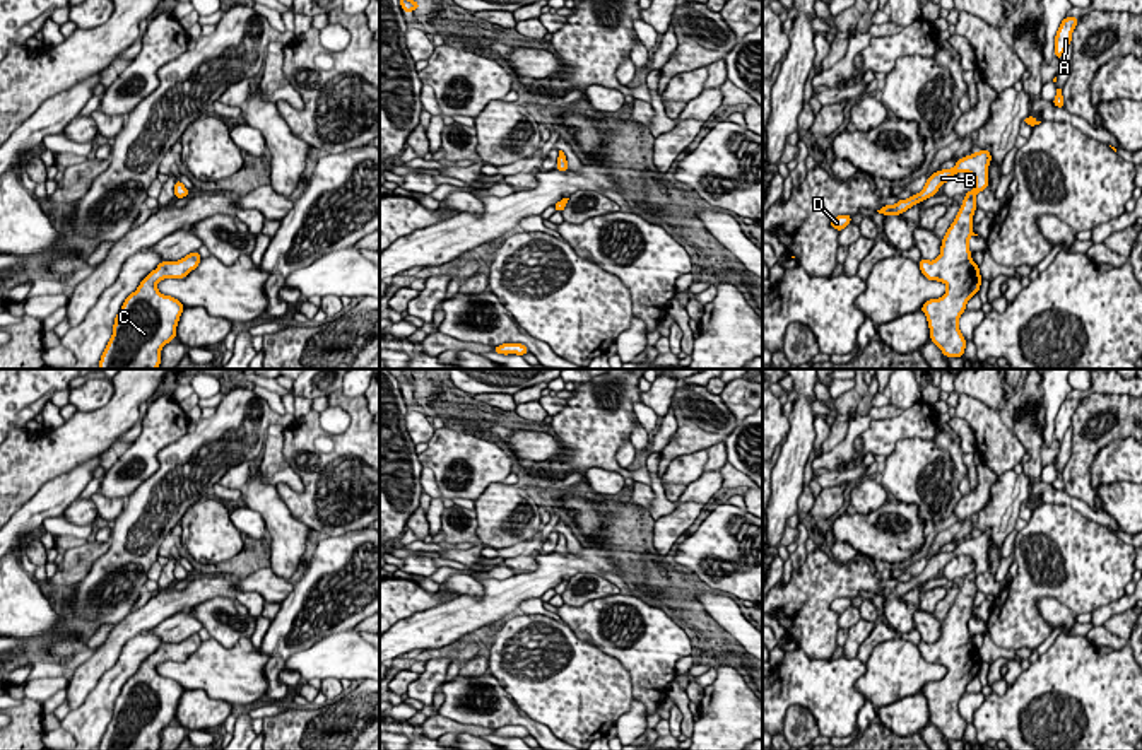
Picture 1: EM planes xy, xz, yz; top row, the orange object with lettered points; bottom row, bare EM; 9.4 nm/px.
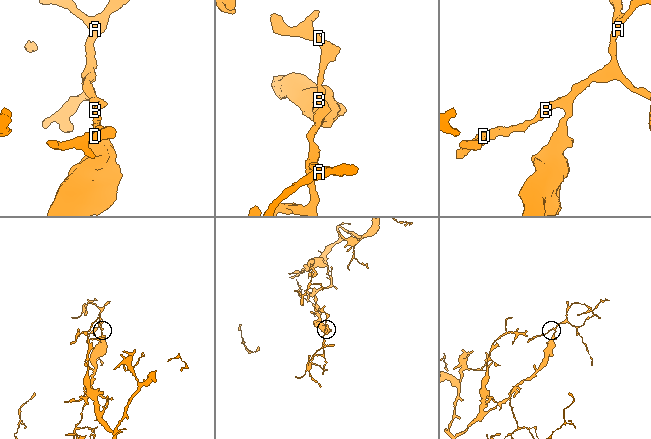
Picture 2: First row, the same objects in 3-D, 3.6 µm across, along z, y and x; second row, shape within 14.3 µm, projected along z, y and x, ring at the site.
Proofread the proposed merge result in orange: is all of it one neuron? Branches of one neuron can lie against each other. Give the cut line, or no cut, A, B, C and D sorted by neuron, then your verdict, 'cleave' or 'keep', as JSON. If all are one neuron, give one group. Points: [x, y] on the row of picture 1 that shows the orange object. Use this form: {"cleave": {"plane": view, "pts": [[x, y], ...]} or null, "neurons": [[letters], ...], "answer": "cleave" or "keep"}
{"cleave": null, "neurons": [["A", "B", "C", "D"]], "answer": "keep"}

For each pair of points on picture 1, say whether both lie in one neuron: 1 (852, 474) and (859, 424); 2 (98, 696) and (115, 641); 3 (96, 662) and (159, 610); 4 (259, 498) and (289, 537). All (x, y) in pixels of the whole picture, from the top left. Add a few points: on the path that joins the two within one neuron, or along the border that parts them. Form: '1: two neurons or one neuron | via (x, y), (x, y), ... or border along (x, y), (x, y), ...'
1: two neurons | border along (840, 468), (818, 468), (814, 472)
2: two neurons | border along (129, 639), (120, 658), (81, 704)
3: one neuron | via (111, 646), (135, 622), (144, 619)
4: one neuron | via (269, 508), (282, 527)

